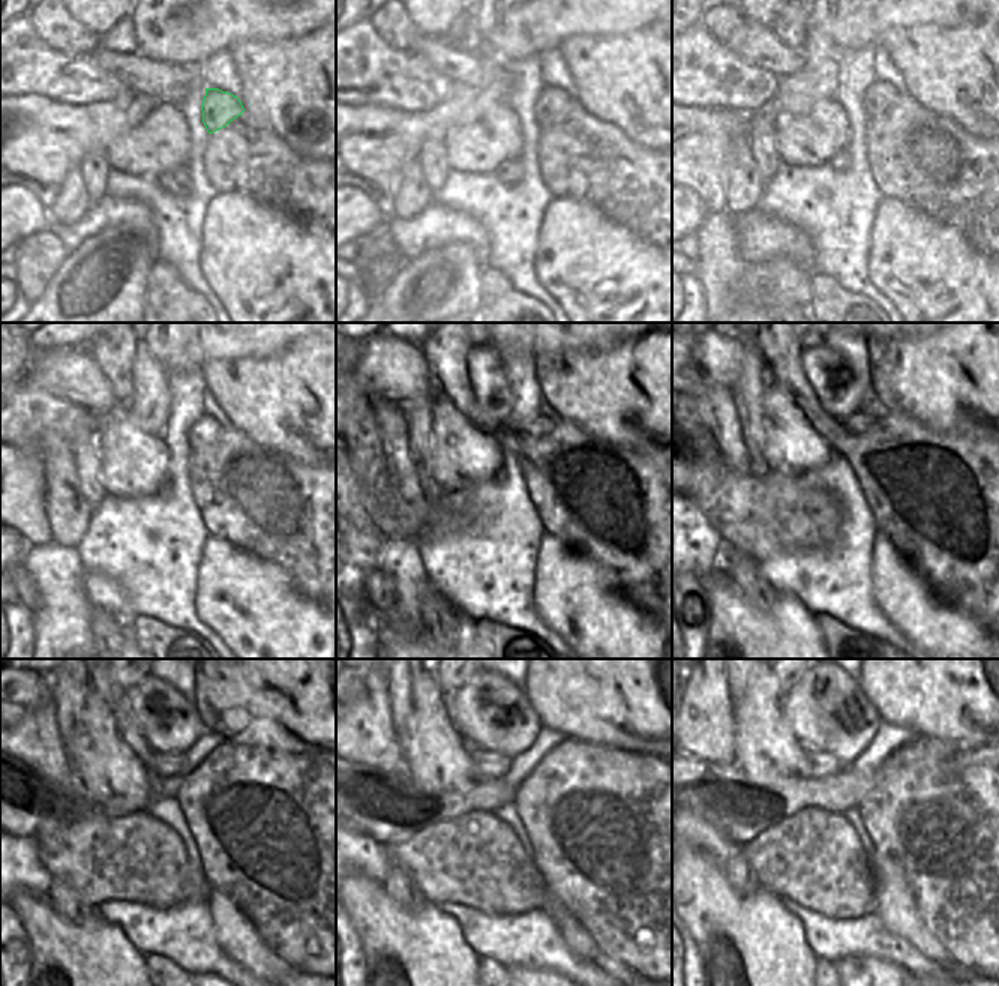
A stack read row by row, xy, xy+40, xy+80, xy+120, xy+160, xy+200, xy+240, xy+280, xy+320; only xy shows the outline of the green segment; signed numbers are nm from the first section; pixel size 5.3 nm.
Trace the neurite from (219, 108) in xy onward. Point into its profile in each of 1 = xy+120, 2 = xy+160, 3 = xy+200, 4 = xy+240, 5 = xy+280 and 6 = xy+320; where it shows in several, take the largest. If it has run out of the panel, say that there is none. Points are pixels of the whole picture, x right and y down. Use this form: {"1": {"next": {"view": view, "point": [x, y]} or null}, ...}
{"1": {"next": {"view": "xy+120", "point": [206, 429]}}, "2": {"next": {"view": "xy+160", "point": [540, 425]}}, "3": {"next": {"view": "xy+200", "point": [857, 422]}}, "4": {"next": {"view": "xy+240", "point": [164, 764]}}, "5": {"next": {"view": "xy+280", "point": [486, 764]}}, "6": {"next": {"view": "xy+320", "point": [818, 764]}}}

